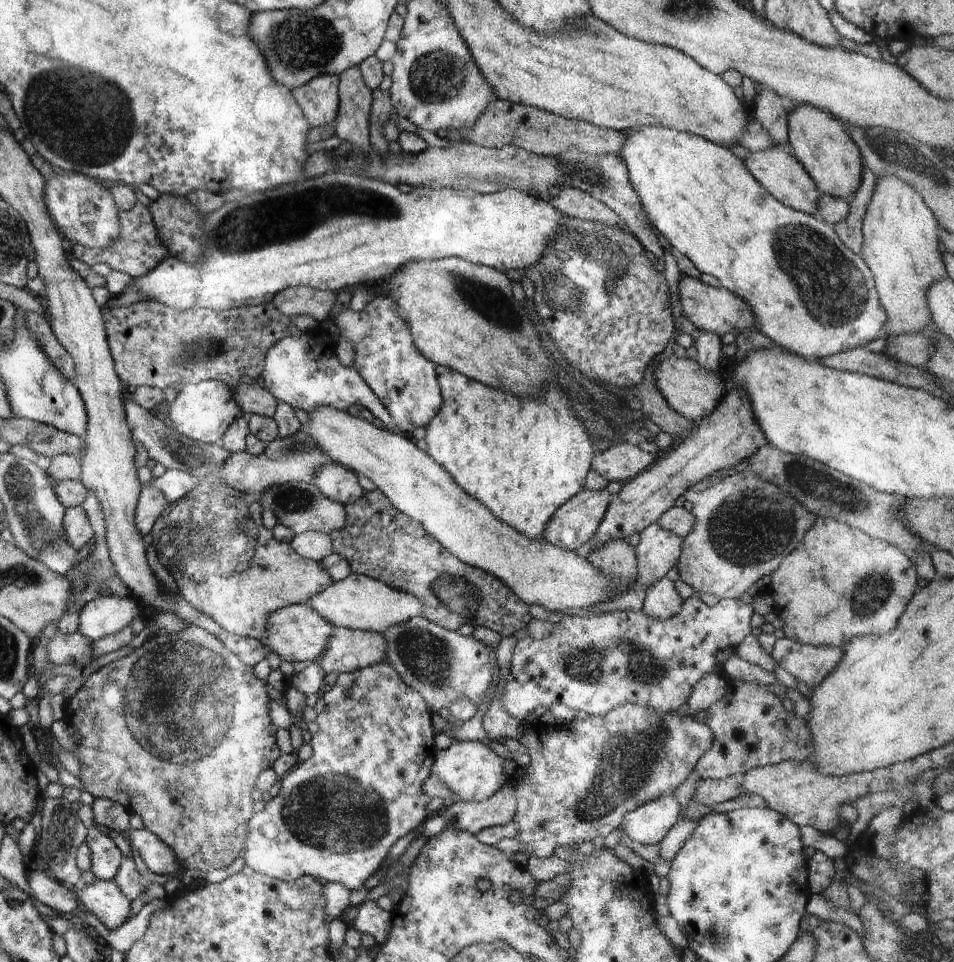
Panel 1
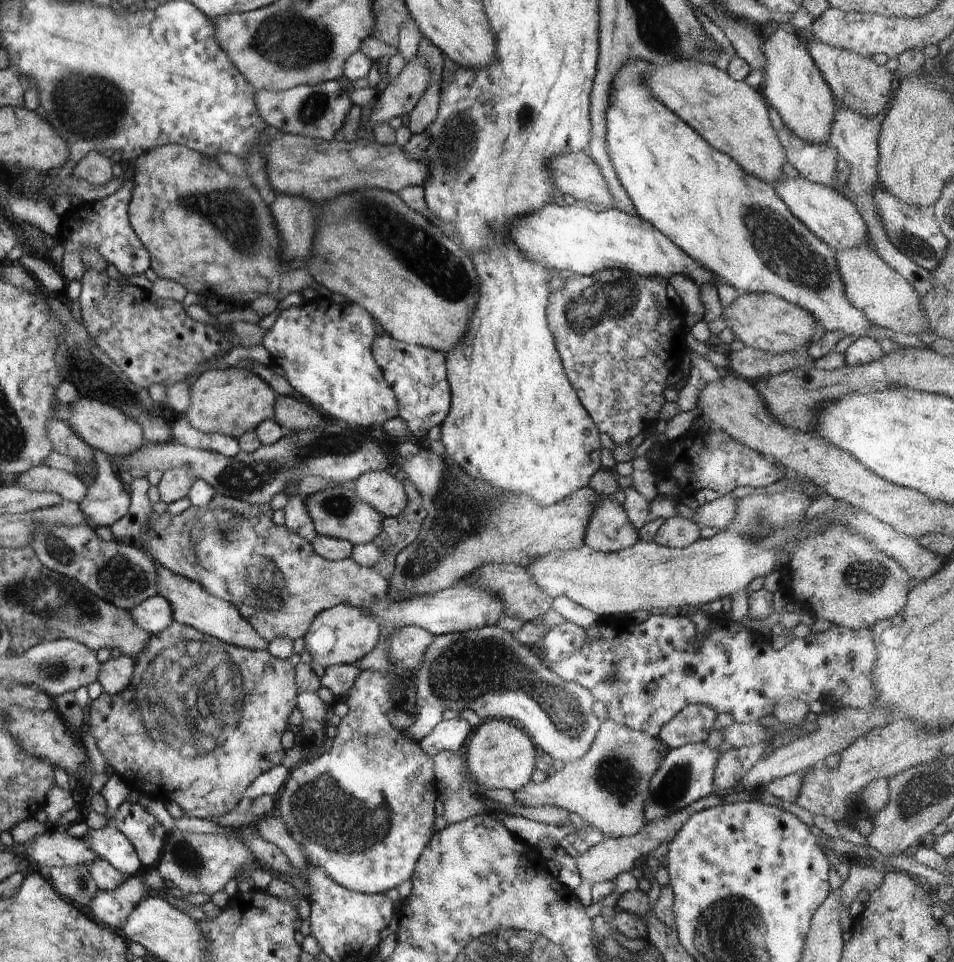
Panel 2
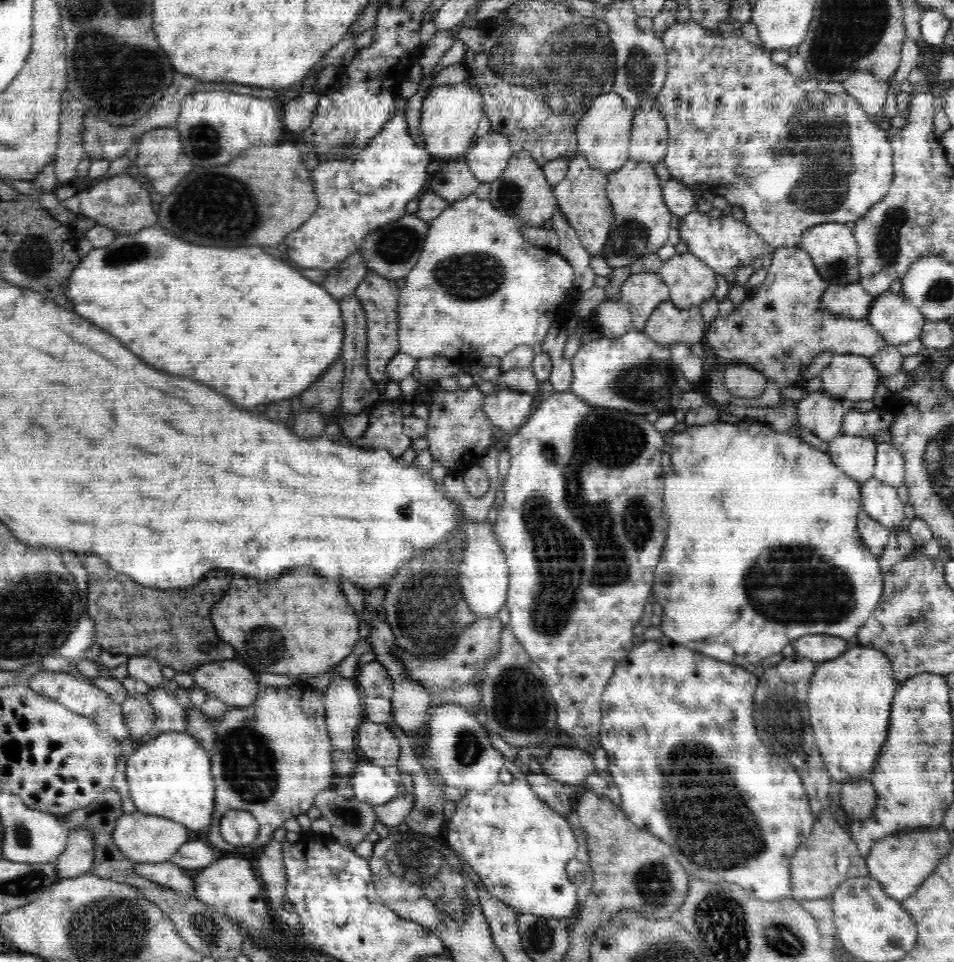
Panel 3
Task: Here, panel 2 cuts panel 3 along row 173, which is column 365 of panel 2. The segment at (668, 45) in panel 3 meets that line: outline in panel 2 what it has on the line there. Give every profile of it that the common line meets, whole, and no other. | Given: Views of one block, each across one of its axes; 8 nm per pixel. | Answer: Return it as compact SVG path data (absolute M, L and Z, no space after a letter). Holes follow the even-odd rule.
M372 670L360 671L360 676L354 680L352 688L348 690L345 701L348 704L348 714L342 717L342 722L338 726L338 732L334 738L330 752L318 756L312 762L306 762L295 770L291 770L290 774L288 774L288 780L286 780L282 790L277 795L276 811L282 814L290 836L304 848L306 862L314 864L314 866L324 871L324 874L328 875L328 878L332 878L334 882L342 884L344 888L354 890L354 892L364 894L385 893L395 889L402 882L410 880L418 857L424 852L424 848L428 846L428 842L434 836L434 822L436 822L434 802L436 802L439 793L436 776L432 772L433 757L428 756L426 752L422 752L422 748L418 746L418 743L410 741L403 735L402 731L396 730L390 724L388 716L386 716L386 714L390 714L392 710L397 708L397 703L392 700L389 692L392 692L392 688L404 688L411 681L413 681L411 677L406 682L402 682L394 674L382 674L382 672L372 672Z

